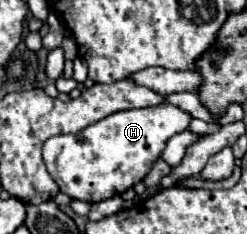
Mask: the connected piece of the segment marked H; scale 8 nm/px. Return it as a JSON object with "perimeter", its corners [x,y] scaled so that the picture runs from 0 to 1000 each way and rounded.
{"perimeter":[[[696,444],[470,479],[316,573],[194,590],[170,632],[170,667],[186,667],[178,701],[251,829],[291,855],[413,863],[470,829],[486,838],[575,769],[607,735],[615,692],[656,658],[680,590],[753,556],[769,513],[753,479]]]}

